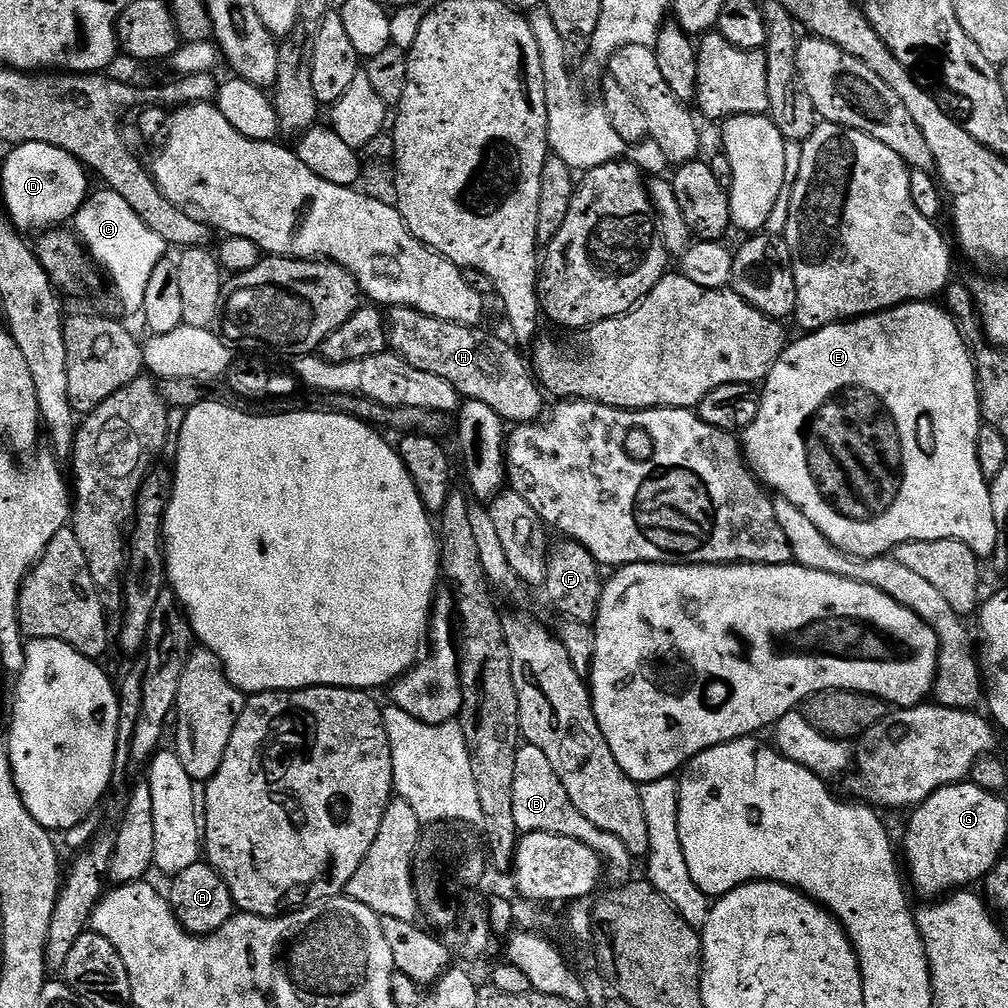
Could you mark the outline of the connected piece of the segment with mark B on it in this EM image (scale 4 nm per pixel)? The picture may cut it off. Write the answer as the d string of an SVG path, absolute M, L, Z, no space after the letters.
M524 742L519 745L514 767L513 786L514 822L521 833L549 832L562 834L566 838L574 838L586 846L590 846L606 861L607 867L616 872L628 872L634 864L634 857L628 853L626 846L614 838L614 834L606 834L606 830L598 830L590 818L582 818L578 810L570 802L570 794L566 794L566 786L554 774L554 766L546 759L546 754L538 750L538 746Z

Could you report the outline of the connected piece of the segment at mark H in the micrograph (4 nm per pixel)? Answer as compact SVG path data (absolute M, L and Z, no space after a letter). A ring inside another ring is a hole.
M398 307L387 313L386 327L392 352L417 370L449 380L461 397L486 402L501 420L513 425L531 424L545 415L546 396L529 361L525 357L523 360L506 341L483 332L483 327L451 324L413 308Z

